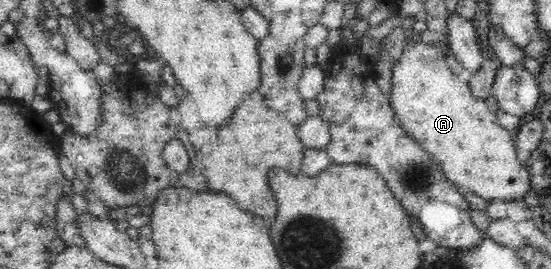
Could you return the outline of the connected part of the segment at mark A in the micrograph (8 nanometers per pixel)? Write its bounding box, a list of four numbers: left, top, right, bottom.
[389,39,531,201]

